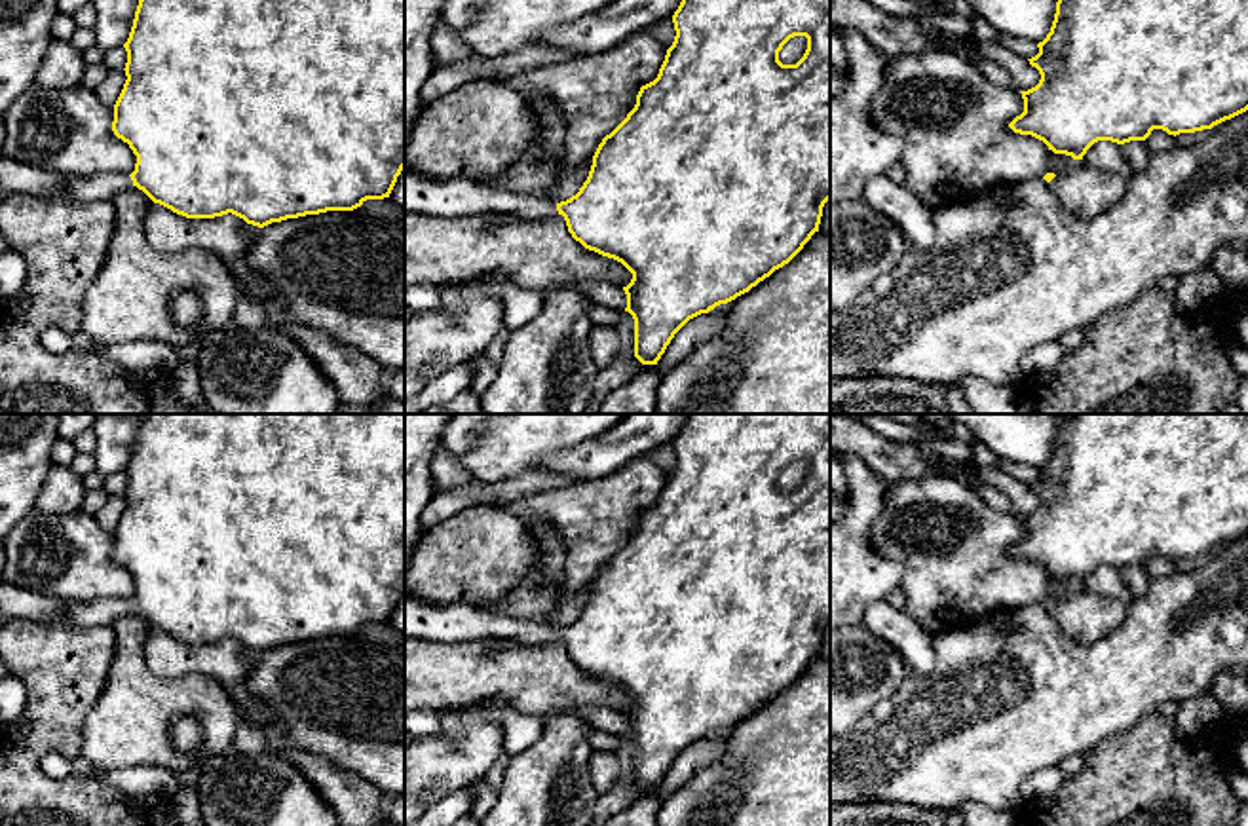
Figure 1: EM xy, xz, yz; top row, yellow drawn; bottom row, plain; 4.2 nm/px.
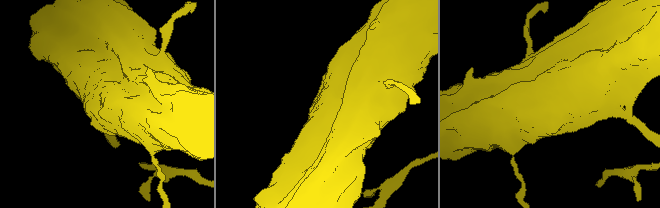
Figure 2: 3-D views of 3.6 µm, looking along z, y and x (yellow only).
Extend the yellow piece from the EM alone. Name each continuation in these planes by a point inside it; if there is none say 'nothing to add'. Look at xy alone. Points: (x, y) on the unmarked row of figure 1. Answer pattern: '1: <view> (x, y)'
1: xy (16, 602)

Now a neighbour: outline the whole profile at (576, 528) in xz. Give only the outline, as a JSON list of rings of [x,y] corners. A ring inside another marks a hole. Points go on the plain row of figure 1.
[[[642,454],[608,477],[505,501],[503,511],[528,528],[538,562],[532,579],[513,587],[500,600],[479,604],[479,608],[511,619],[551,625],[558,608],[591,585],[602,564],[634,534],[640,513],[657,503],[665,480],[667,473],[653,456]]]

